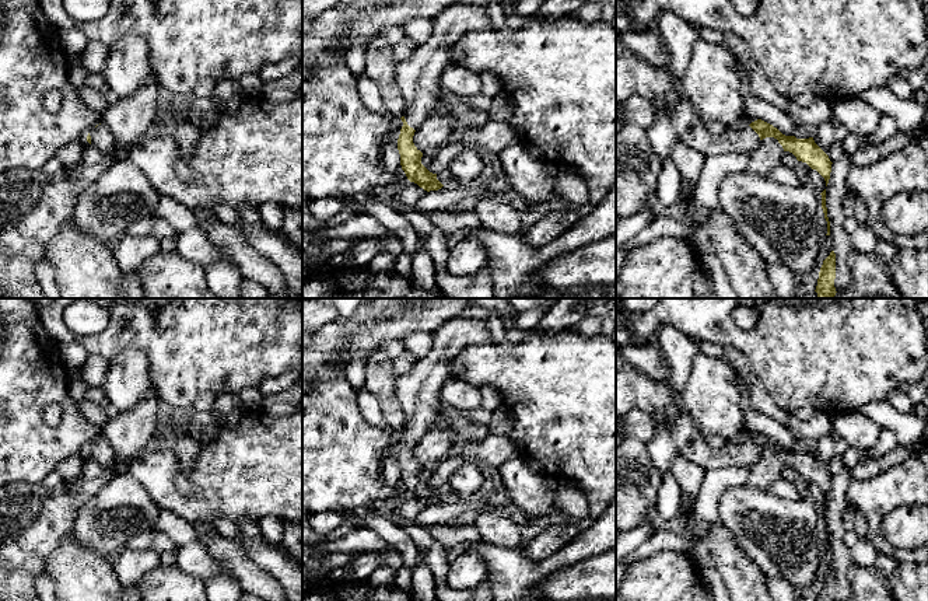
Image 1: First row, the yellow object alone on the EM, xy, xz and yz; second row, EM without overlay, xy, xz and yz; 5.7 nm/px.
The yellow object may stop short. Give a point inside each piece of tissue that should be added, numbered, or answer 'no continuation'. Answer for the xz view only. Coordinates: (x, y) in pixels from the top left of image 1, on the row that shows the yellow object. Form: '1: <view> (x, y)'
1: xz (419, 77)

